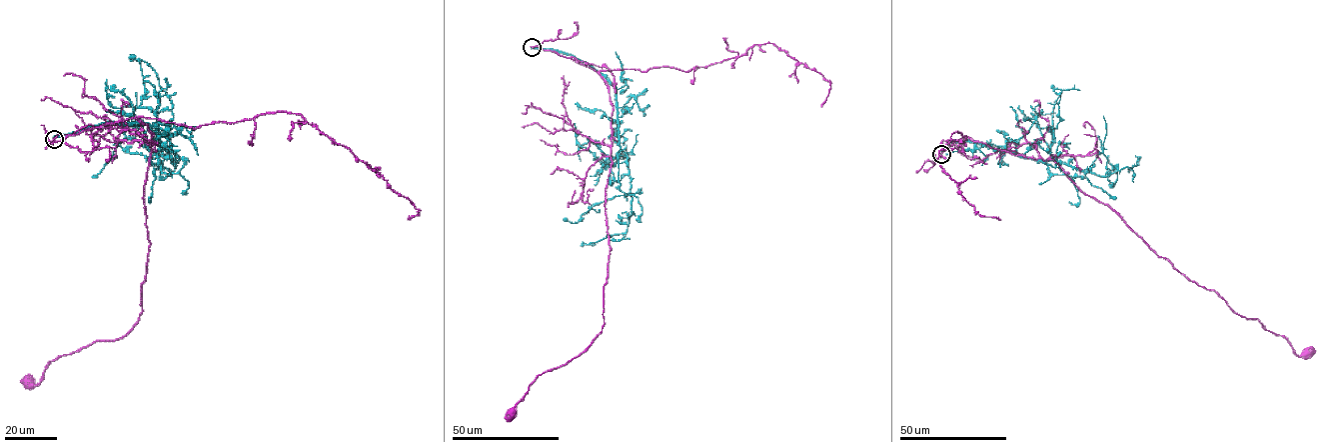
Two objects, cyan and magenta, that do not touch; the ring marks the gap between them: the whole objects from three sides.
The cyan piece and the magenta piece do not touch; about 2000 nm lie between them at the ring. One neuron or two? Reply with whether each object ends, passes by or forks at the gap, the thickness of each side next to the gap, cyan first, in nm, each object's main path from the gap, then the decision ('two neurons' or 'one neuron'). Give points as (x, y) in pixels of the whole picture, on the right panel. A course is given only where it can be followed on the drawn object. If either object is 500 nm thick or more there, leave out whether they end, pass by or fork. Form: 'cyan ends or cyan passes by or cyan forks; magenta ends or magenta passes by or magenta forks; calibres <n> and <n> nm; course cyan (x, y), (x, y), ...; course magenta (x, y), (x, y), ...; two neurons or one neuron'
cyan ends; magenta passes by; calibres 480 and 300 nm; course cyan (941, 152), (950, 141), (982, 142), (1025, 157), (1062, 162), (1108, 176), (1136, 166), (1138, 158), (1135, 155); course magenta (941, 156), (967, 136), (1052, 159), (1190, 280), (1283, 336), (1297, 355), (1307, 354); two neurons

